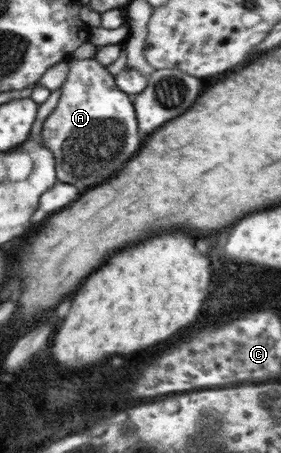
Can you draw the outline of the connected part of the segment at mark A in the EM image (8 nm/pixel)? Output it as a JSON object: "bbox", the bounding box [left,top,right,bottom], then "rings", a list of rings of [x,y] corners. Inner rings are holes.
{"bbox":[41,58,140,193],"rings":[[[93,58],[75,59],[68,61],[70,71],[68,77],[62,84],[61,96],[58,106],[46,118],[41,130],[42,141],[49,146],[56,157],[58,177],[62,183],[78,183],[78,191],[84,193],[88,191],[86,185],[82,183],[82,179],[86,179],[90,173],[98,173],[102,175],[102,183],[106,183],[104,179],[110,179],[110,175],[114,175],[116,171],[120,171],[124,167],[124,159],[130,159],[138,149],[140,149],[140,137],[138,137],[138,127],[136,127],[137,117],[132,103],[132,98],[124,91],[120,91],[115,84],[114,77],[102,63]]]}

